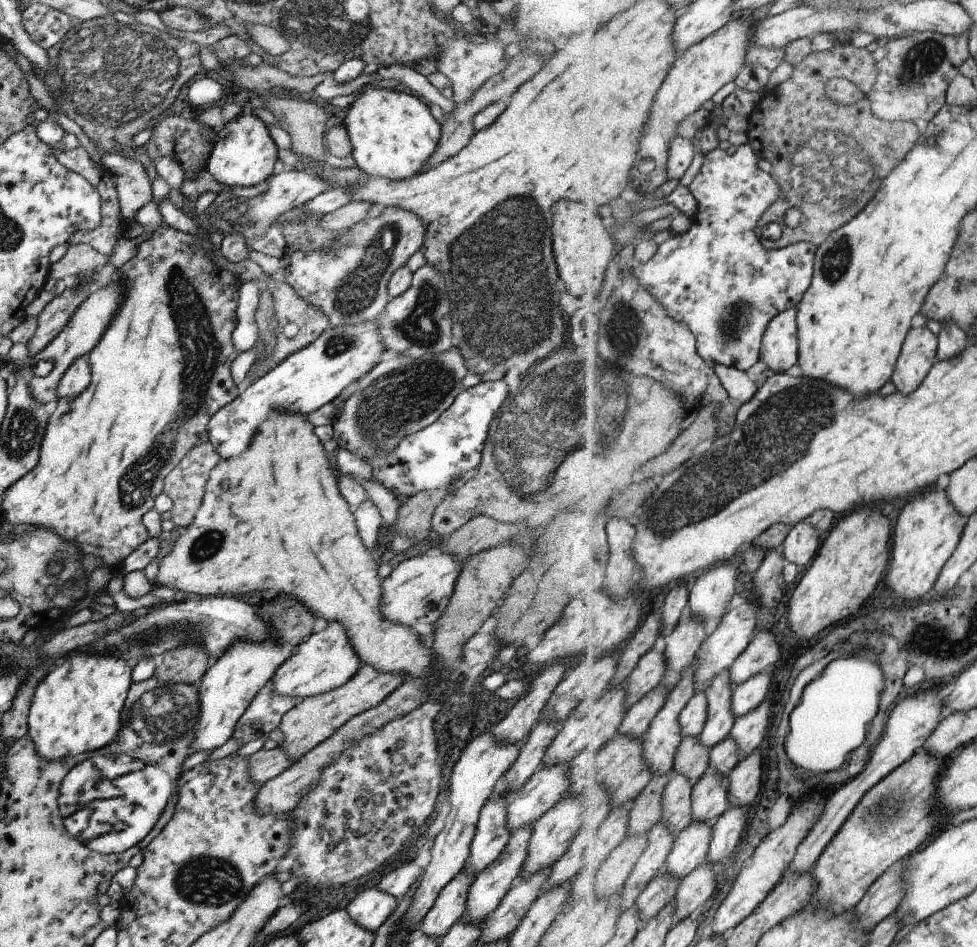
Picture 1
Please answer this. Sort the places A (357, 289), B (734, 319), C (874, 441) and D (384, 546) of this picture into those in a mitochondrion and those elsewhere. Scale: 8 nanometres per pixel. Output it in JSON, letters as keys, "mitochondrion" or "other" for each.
{"A":"mitochondrion","B":"mitochondrion","C":"other","D":"other"}

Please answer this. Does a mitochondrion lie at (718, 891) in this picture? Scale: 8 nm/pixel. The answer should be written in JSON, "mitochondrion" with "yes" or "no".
{"mitochondrion":"no"}

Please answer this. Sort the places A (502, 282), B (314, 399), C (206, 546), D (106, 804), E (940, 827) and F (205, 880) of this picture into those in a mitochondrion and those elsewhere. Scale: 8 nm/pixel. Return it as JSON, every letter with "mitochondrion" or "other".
{"A":"mitochondrion","B":"other","C":"mitochondrion","D":"mitochondrion","E":"other","F":"mitochondrion"}

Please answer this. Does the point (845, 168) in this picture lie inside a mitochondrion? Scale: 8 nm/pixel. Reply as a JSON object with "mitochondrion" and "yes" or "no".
{"mitochondrion":"yes"}

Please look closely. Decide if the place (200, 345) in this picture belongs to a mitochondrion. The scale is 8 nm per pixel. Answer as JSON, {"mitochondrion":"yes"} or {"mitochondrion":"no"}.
{"mitochondrion":"yes"}

